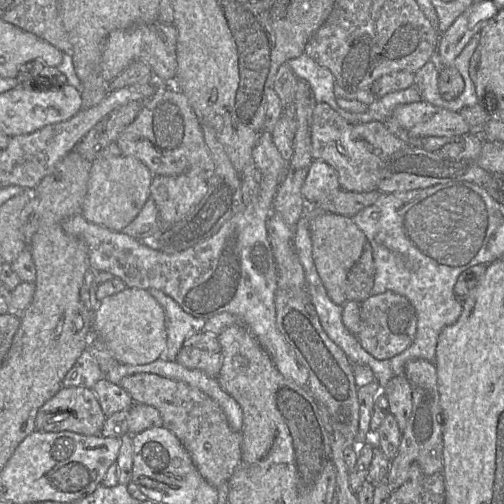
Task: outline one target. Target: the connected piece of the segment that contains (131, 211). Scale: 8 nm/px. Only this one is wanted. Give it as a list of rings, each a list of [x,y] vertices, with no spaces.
[[[133,156],[103,157],[92,162],[87,193],[81,215],[89,222],[119,231],[127,227],[151,197],[153,175],[149,168]]]

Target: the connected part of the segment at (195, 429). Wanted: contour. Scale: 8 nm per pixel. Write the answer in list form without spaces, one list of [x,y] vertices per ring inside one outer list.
[[[138,373],[121,379],[120,386],[134,403],[155,407],[161,415],[163,427],[170,430],[189,453],[201,476],[213,487],[228,482],[241,459],[242,432],[231,429],[221,407],[208,395],[185,382],[171,380],[151,373]]]

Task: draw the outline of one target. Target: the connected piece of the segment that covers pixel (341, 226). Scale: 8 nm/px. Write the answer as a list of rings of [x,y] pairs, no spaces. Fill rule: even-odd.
[[[325,212],[310,223],[313,260],[329,298],[338,305],[347,302],[345,284],[349,270],[359,259],[366,236],[351,217]]]

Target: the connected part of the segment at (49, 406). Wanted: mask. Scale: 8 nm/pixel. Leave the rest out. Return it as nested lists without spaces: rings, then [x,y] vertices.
[[[62,387],[38,410],[36,430],[98,436],[106,415],[92,389]]]

